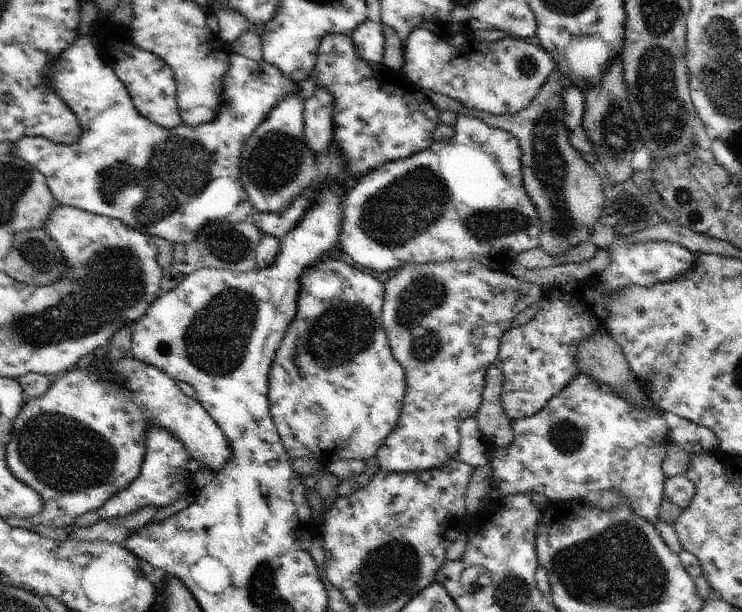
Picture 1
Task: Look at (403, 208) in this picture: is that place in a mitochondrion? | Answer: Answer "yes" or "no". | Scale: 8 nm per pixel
yes

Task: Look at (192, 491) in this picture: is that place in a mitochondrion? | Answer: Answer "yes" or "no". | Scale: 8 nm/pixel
no

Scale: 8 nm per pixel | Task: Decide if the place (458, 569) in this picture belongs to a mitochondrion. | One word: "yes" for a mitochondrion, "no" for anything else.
no

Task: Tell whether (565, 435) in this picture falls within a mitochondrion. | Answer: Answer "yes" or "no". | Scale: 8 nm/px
yes

